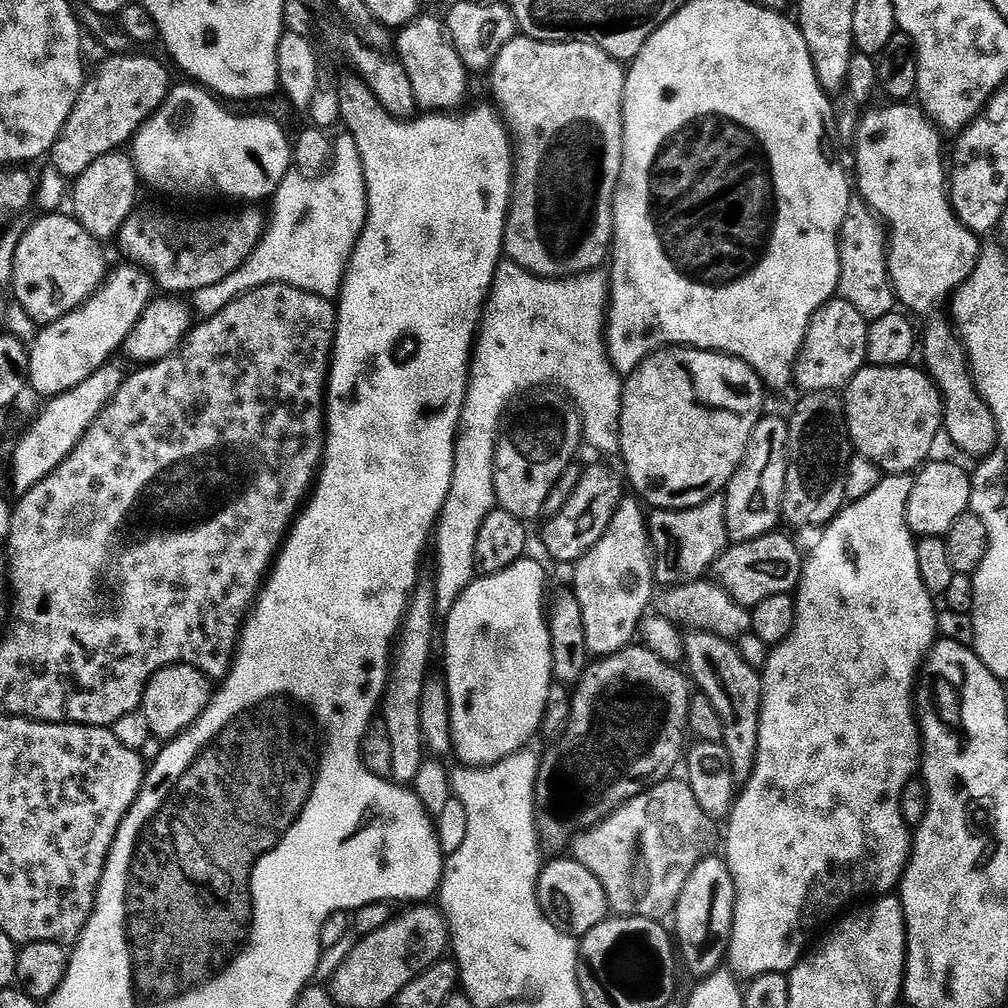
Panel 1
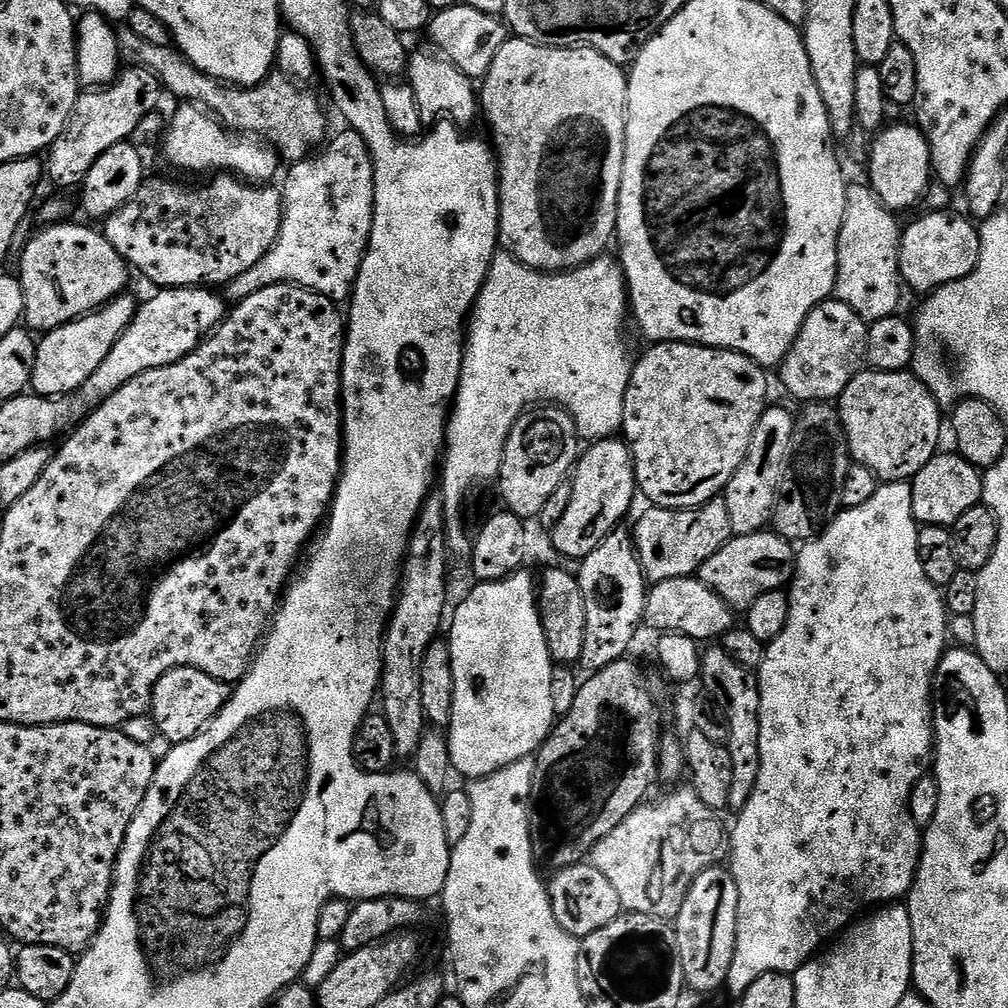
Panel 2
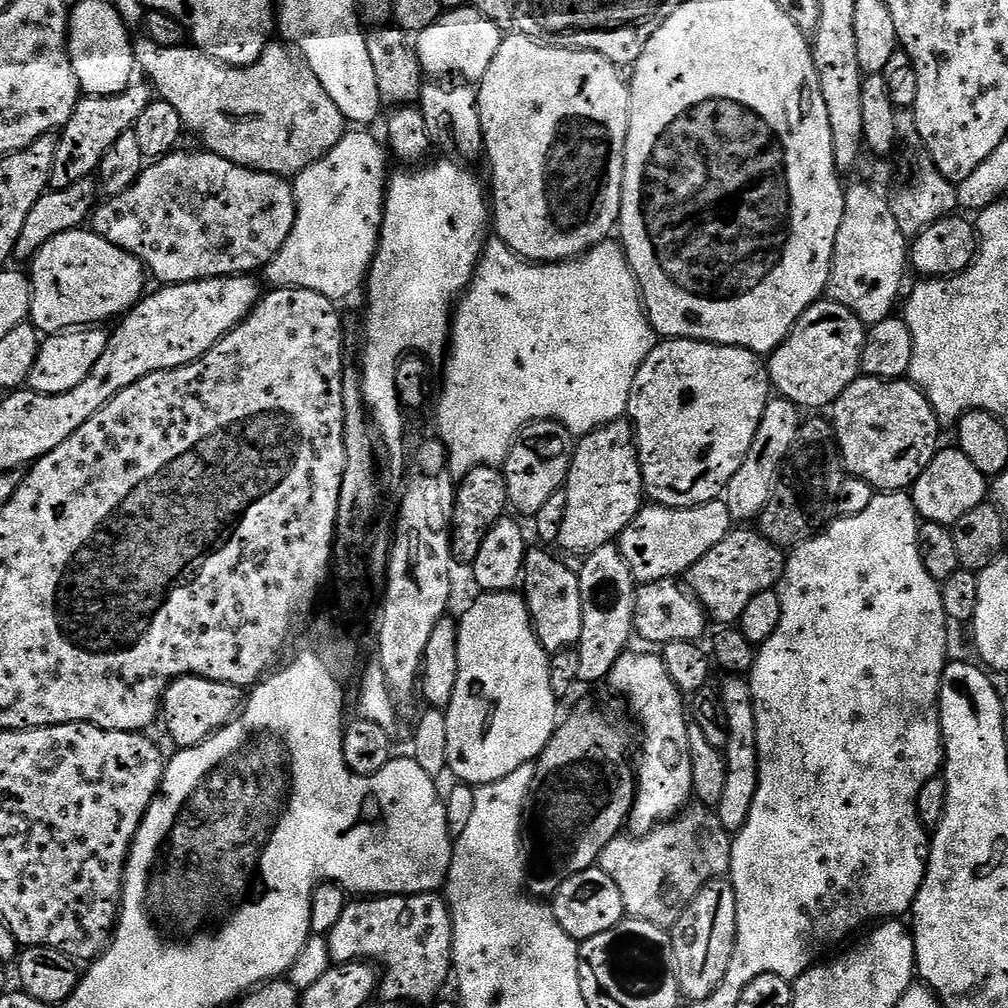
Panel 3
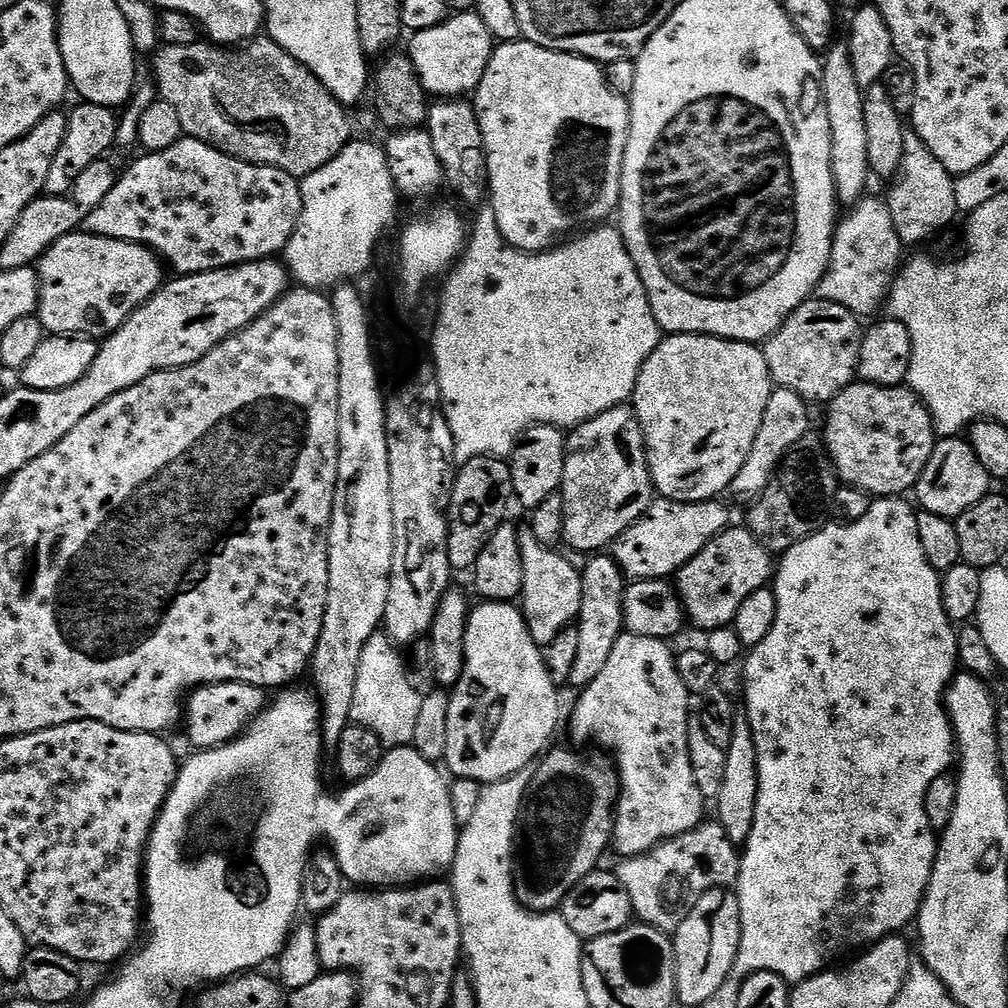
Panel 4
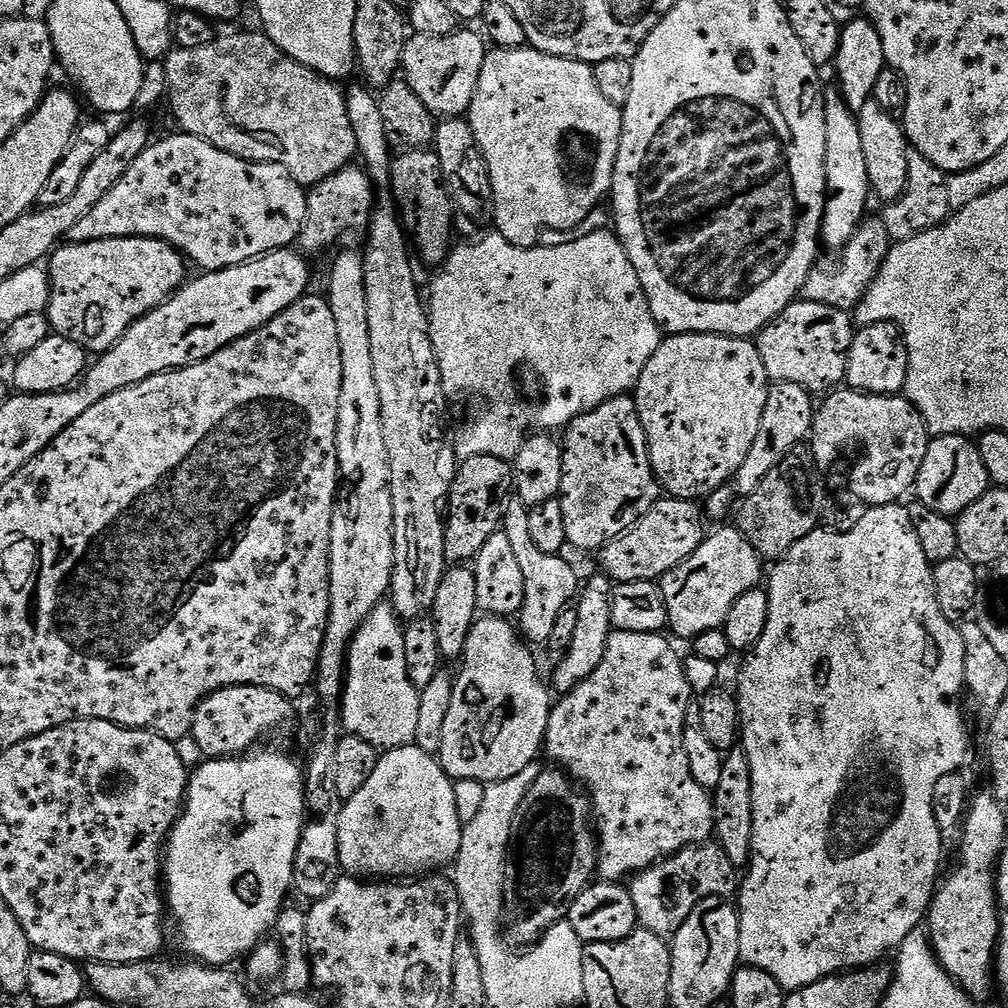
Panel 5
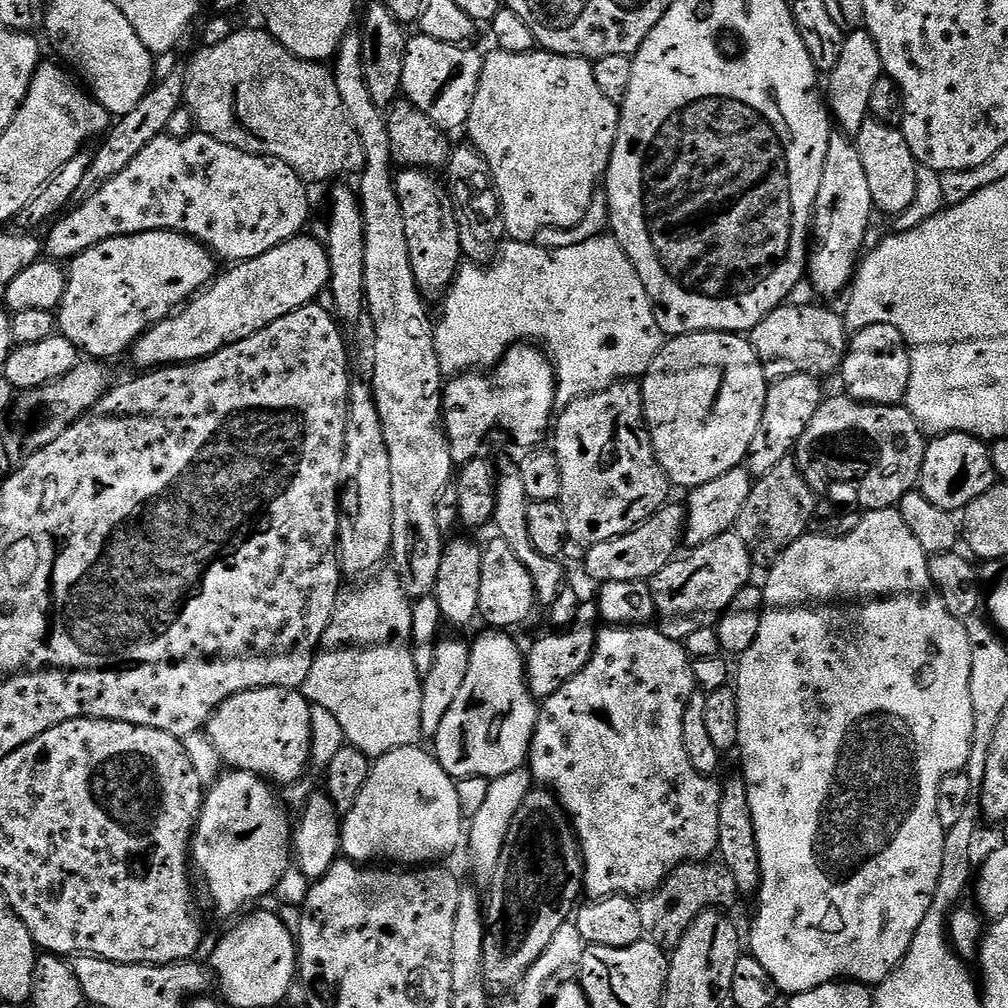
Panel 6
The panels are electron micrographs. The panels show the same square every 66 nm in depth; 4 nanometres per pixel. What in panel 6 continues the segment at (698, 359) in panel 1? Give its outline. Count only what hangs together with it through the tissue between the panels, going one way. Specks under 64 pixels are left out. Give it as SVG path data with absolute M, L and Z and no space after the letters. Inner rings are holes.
M691 332L671 337L642 377L644 422L652 439L656 460L669 481L683 490L706 486L748 459L750 442L762 426L762 410L770 381L754 354L751 339L734 332Z

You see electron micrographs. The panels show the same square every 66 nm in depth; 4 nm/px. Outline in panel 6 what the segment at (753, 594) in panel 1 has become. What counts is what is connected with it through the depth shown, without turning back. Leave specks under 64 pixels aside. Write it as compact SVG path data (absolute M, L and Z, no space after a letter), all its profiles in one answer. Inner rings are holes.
M736 531L727 532L670 561L650 581L656 607L655 619L666 638L683 642L694 630L710 628L738 598L738 590L749 587L754 571L752 555Z

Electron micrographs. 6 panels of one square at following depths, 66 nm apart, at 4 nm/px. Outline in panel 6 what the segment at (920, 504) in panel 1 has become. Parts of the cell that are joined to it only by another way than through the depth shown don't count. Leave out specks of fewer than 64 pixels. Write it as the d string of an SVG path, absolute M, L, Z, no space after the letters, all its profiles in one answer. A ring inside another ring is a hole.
M951 432L935 437L925 447L918 491L930 498L934 506L942 506L942 510L956 514L974 502L974 498L986 494L997 480L989 445L969 432Z

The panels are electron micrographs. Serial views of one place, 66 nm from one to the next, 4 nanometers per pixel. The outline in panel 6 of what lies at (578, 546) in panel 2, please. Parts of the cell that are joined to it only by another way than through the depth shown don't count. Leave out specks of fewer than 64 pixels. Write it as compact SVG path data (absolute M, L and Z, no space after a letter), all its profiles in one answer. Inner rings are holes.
M622 380L618 384L611 384L606 390L578 398L574 402L563 405L561 412L564 413L561 416L559 413L554 420L554 432L556 428L554 451L558 458L558 470L562 470L562 490L560 491L559 501L562 511L566 514L569 540L587 546L598 542L606 542L610 538L618 538L622 534L634 530L642 522L646 522L664 504L669 503L668 488L670 489L670 481L667 474L662 470L662 466L656 460L656 451L652 449L652 439L648 433L648 425L644 422L644 393L641 385L636 380Z

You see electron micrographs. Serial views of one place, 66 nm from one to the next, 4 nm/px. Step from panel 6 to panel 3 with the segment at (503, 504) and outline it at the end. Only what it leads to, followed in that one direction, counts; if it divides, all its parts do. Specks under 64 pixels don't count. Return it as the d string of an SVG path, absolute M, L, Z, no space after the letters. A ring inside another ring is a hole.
M529 547L524 563L522 595L528 604L528 613L538 642L545 652L555 654L579 645L584 613L580 574L568 570L559 555L551 556L544 548Z

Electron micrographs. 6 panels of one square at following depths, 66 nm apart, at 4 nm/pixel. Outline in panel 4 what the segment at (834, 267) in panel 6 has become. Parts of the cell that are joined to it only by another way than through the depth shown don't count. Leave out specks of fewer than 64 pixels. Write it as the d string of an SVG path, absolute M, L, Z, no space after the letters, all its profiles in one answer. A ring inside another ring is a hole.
M836 42L822 56L820 69L820 85L824 91L824 105L826 106L826 118L830 118L830 162L832 163L832 177L836 194L841 205L853 206L859 203L865 195L868 180L870 181L870 169L868 167L868 155L866 154L866 114L864 113L865 89L858 86L858 80L854 78L854 66L850 62L850 50L847 43Z

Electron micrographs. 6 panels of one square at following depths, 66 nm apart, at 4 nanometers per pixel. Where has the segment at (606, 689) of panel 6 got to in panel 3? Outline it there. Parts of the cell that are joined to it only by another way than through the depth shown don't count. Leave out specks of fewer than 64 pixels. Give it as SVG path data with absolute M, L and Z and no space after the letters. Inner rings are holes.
M644 651L648 652L623 652L618 662L614 662L612 673L607 678L609 685L613 684L622 695L628 696L628 704L633 712L631 715L638 721L642 740L644 736L644 753L640 756L640 764L638 756L636 801L632 804L627 822L633 837L645 836L660 824L675 820L694 800L688 737L690 716L686 711L686 697L670 678L663 655L656 653L655 656L652 653L655 651Z

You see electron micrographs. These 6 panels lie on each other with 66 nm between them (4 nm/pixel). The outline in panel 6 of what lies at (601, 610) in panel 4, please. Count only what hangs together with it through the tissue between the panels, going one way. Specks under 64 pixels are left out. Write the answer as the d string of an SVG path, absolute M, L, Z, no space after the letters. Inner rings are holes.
M581 603L576 623L571 628L553 631L553 636L544 636L526 648L524 674L528 677L528 688L537 701L543 702L547 696L566 686L566 682L570 682L570 678L574 678L574 674L581 672L586 662L590 662L596 649L597 624L598 609L595 603Z

